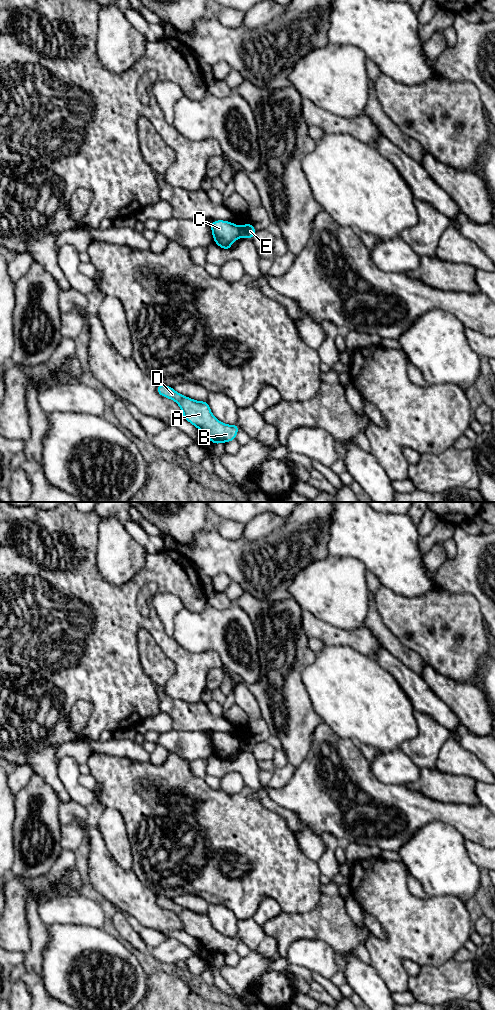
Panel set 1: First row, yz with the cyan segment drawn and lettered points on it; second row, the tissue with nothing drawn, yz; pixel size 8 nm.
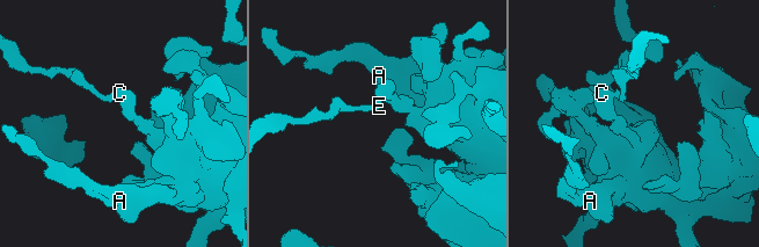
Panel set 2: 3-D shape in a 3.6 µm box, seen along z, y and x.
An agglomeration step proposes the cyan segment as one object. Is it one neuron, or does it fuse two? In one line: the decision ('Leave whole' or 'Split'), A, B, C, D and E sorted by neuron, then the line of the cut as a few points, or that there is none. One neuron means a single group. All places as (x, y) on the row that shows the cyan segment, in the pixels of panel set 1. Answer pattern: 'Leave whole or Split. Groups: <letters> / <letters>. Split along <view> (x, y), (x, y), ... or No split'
Split. Groups: A B C D / E. Split along yz (238, 227), (241, 236)

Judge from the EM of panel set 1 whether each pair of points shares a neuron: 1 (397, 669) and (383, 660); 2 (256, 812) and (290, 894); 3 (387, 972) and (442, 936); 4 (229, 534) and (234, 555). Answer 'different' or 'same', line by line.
1: same
2: same
3: same
4: different

